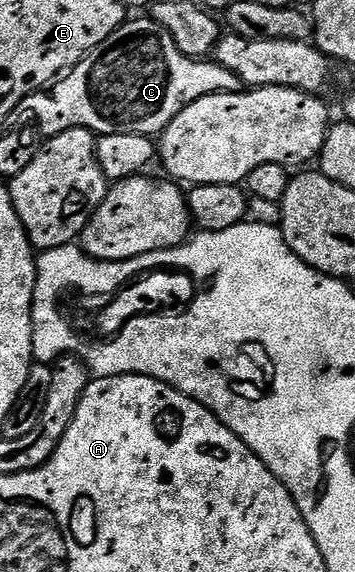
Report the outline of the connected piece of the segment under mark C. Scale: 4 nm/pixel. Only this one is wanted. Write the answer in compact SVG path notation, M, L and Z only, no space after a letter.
M150 18L125 19L120 27L80 63L63 73L47 89L25 98L22 108L32 115L39 135L51 138L71 128L89 128L93 134L142 134L155 137L180 109L215 92L239 92L240 79L208 58L196 59L178 50L174 38Z

